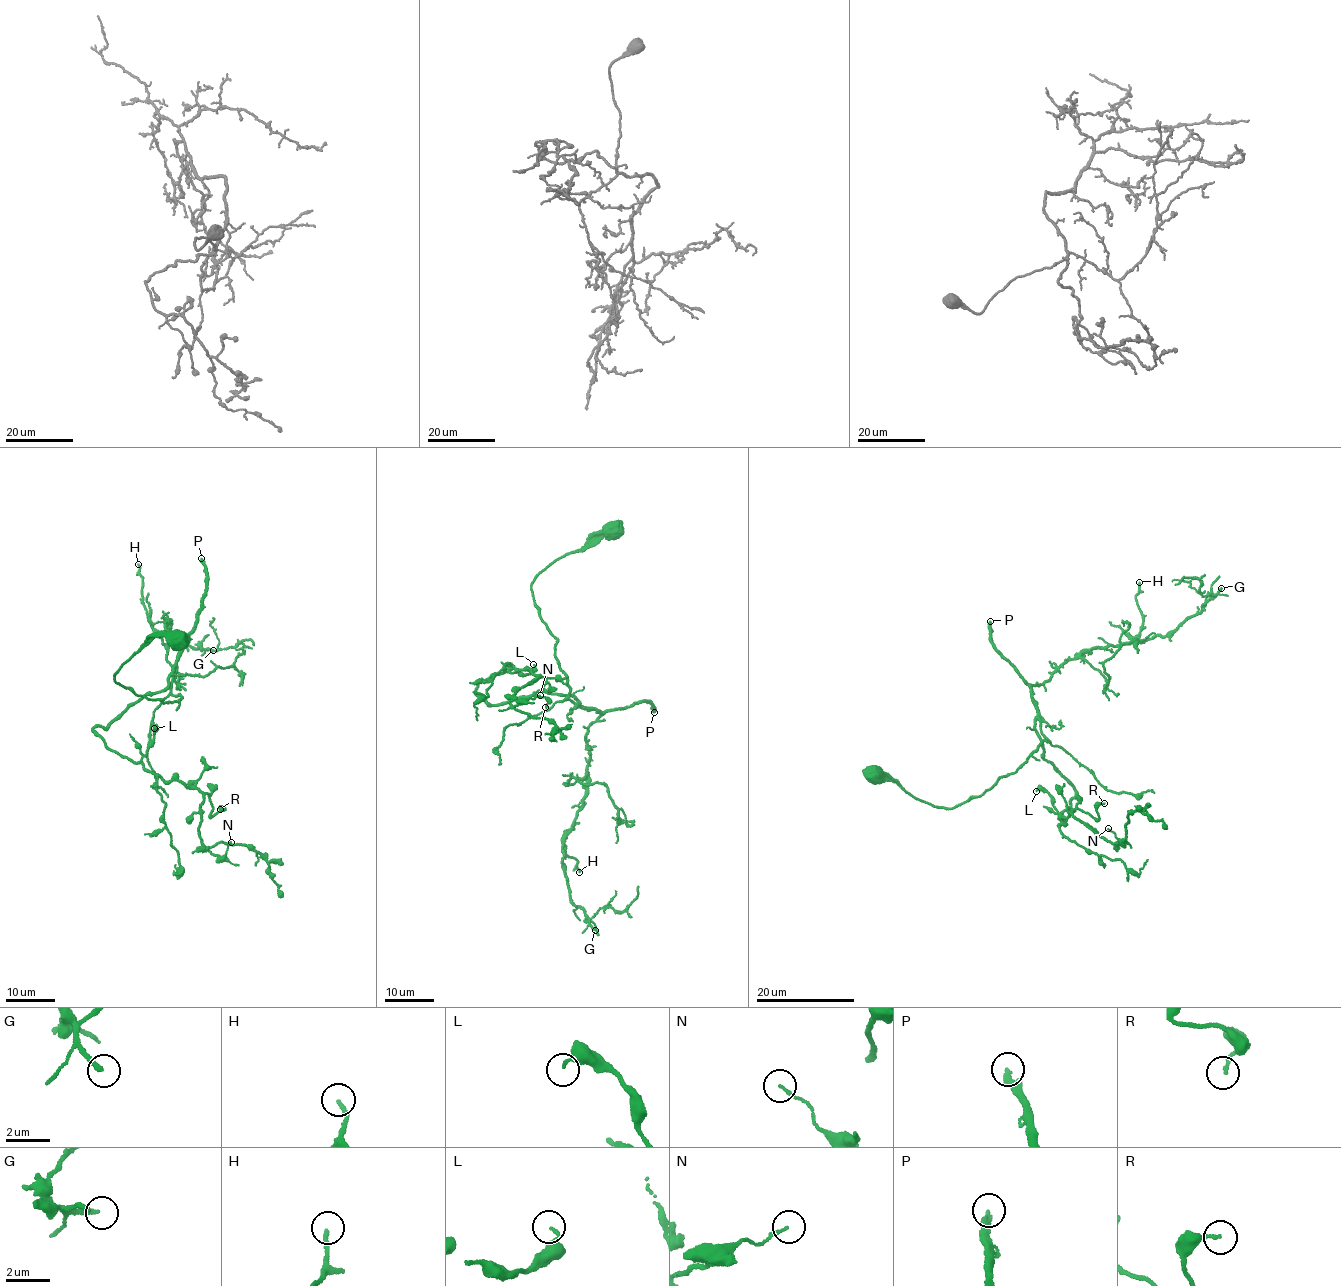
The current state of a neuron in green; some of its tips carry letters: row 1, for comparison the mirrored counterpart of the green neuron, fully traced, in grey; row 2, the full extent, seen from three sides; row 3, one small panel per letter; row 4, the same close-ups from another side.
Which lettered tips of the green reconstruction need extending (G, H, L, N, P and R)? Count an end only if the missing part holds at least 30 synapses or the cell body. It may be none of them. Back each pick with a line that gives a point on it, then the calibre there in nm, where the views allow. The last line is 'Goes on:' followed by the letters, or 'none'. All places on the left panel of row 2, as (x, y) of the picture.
G: Place: (213, 650). Thickness 200 nm
P: Place: (201, 558). Thickness 240 nm
Goes on: G, P

